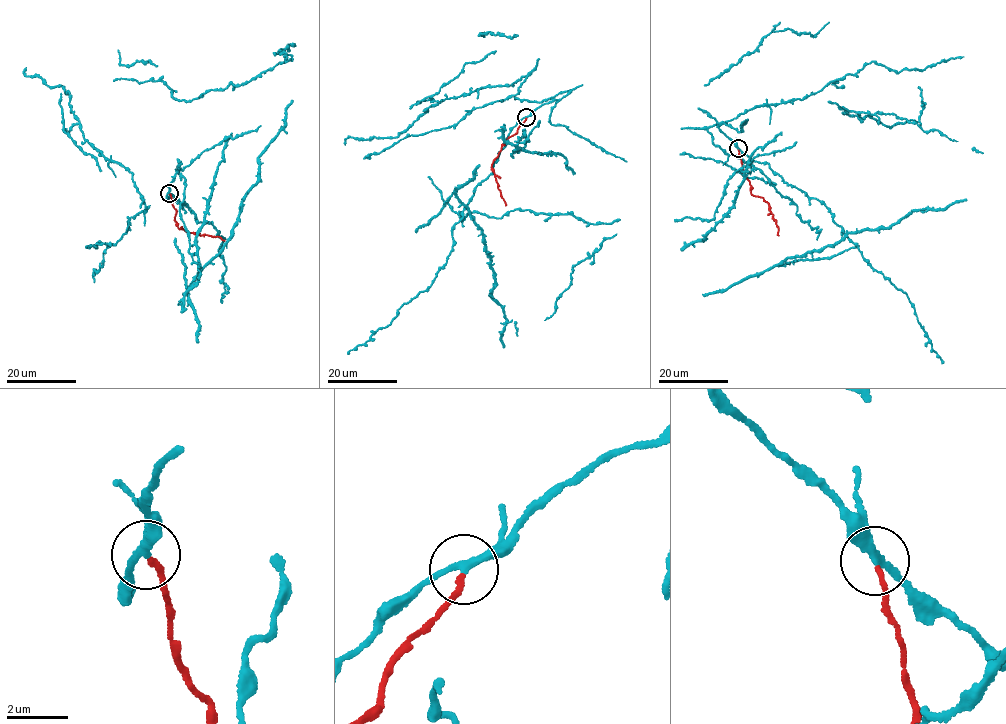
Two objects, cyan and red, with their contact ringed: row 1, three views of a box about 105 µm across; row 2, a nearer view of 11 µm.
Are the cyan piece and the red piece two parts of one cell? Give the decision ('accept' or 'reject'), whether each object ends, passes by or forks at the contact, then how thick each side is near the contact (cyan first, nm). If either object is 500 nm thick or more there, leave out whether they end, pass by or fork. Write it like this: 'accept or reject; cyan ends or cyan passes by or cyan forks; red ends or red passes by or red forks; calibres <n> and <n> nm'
reject; cyan passes by; red ends; calibres 240 and 150 nm

